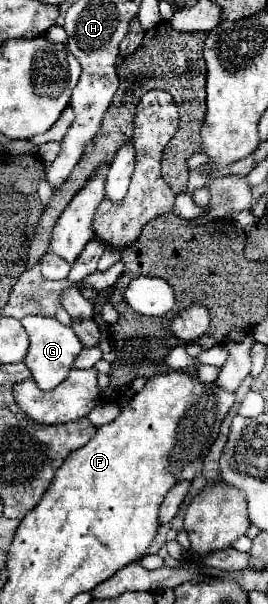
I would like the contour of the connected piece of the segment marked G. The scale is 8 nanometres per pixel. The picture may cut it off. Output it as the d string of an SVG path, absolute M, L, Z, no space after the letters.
M31 315L31 317L23 317L21 319L25 331L29 333L29 353L25 357L25 365L31 371L35 383L43 389L43 391L51 391L55 389L69 373L71 363L75 361L75 357L79 355L79 351L83 349L81 341L77 339L77 335L73 333L71 327L61 325L55 317L41 317L41 315Z

